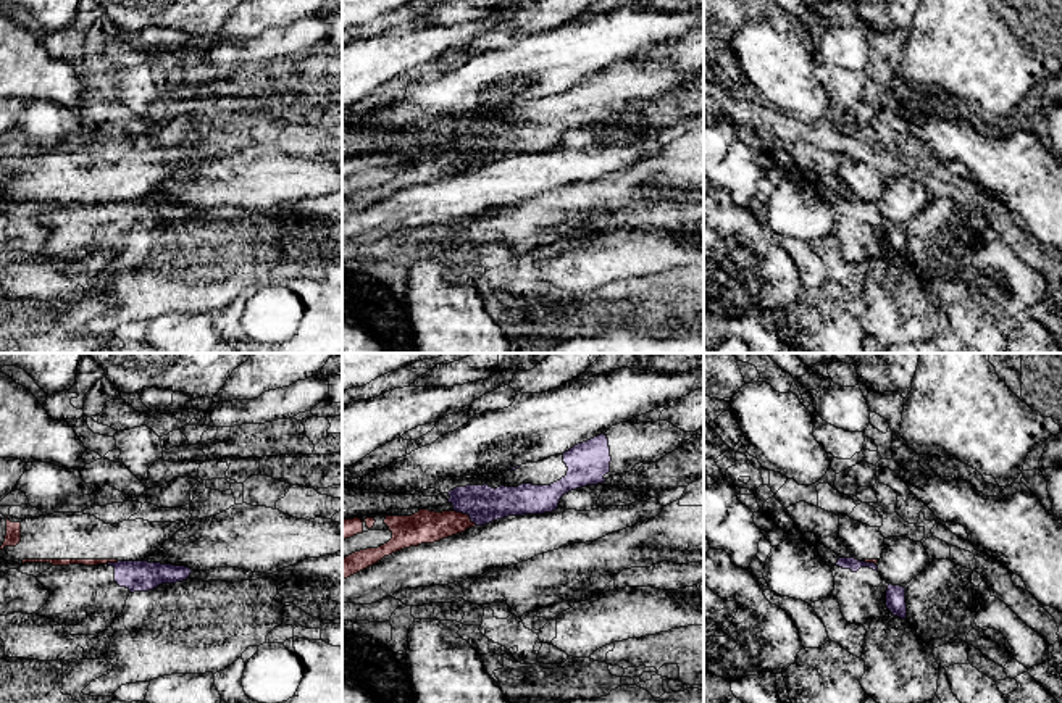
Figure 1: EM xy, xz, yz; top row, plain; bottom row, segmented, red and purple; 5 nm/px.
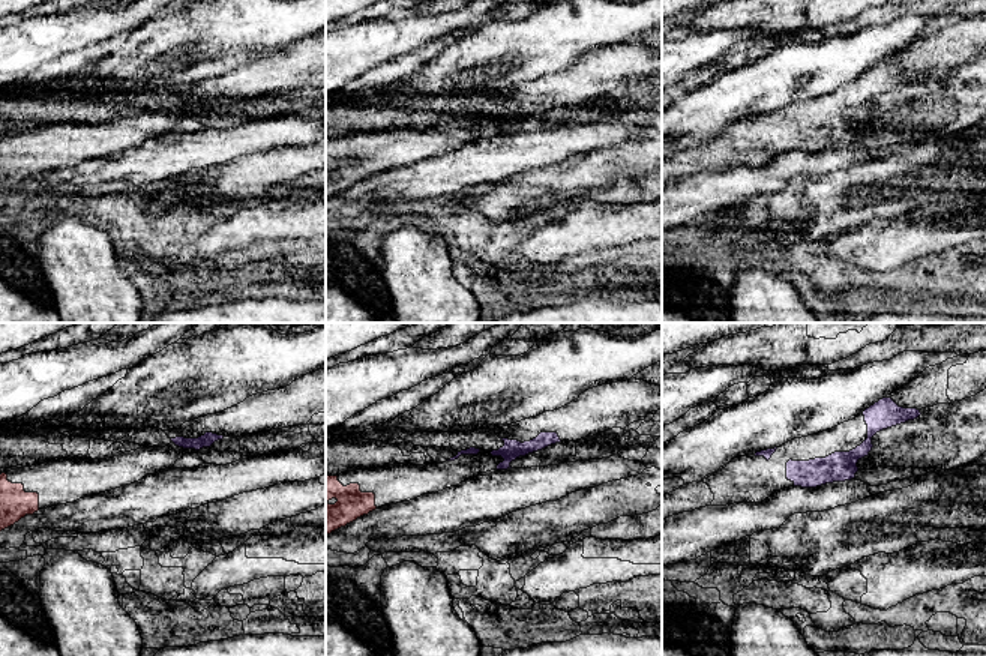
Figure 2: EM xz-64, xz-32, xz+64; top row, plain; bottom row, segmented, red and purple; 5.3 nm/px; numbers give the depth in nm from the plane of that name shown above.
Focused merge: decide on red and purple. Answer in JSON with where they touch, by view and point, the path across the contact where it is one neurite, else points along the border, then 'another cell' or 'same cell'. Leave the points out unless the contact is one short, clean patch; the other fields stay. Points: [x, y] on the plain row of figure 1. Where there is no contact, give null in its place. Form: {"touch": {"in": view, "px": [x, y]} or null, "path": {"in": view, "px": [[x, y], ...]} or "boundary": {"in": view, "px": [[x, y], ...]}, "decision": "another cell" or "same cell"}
{"touch": {"in": "xz", "px": [465, 153]}, "boundary": {"in": "xz", "px": [[454, 149], [467, 153], [476, 163]]}, "decision": "another cell"}

